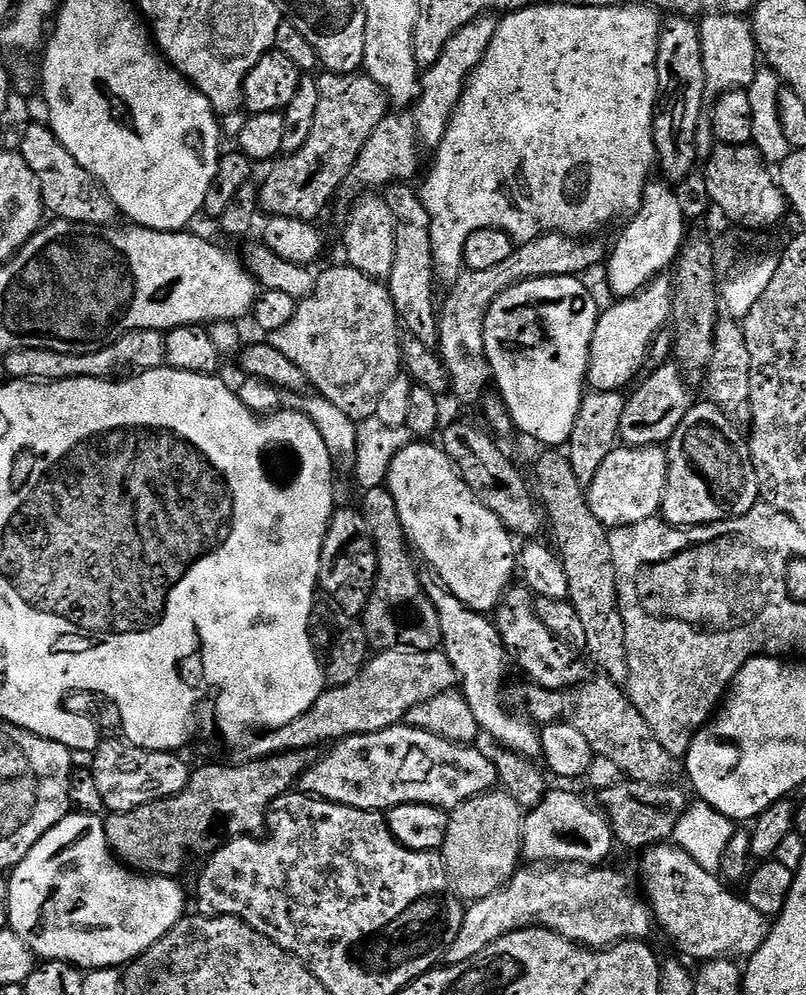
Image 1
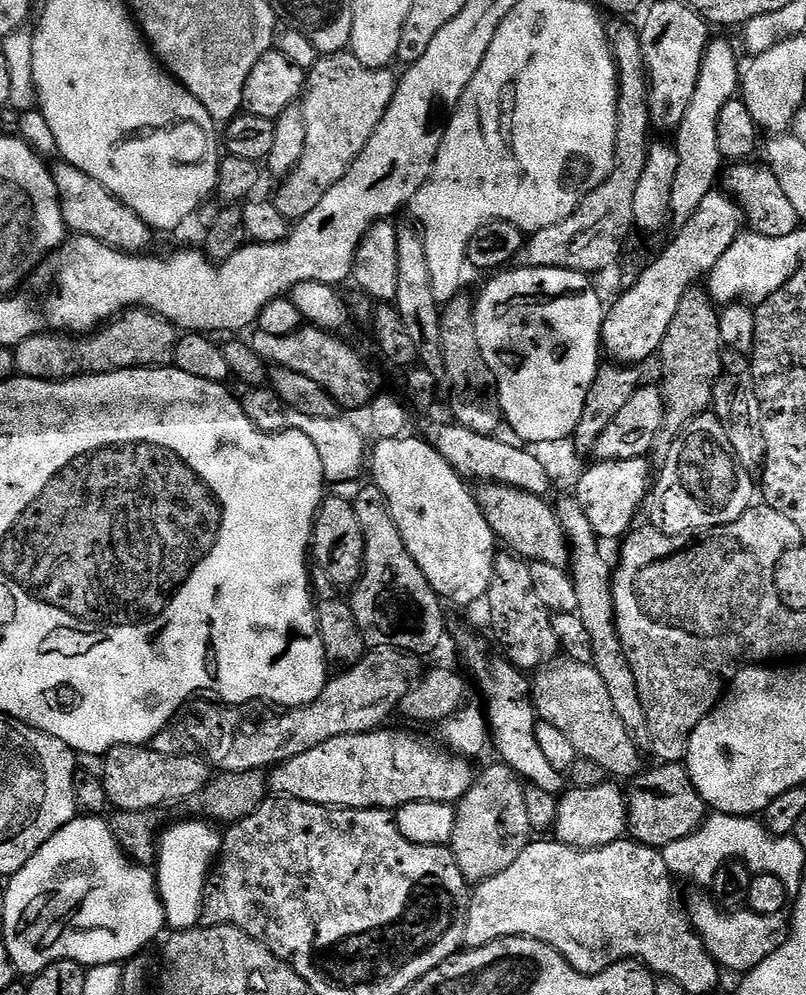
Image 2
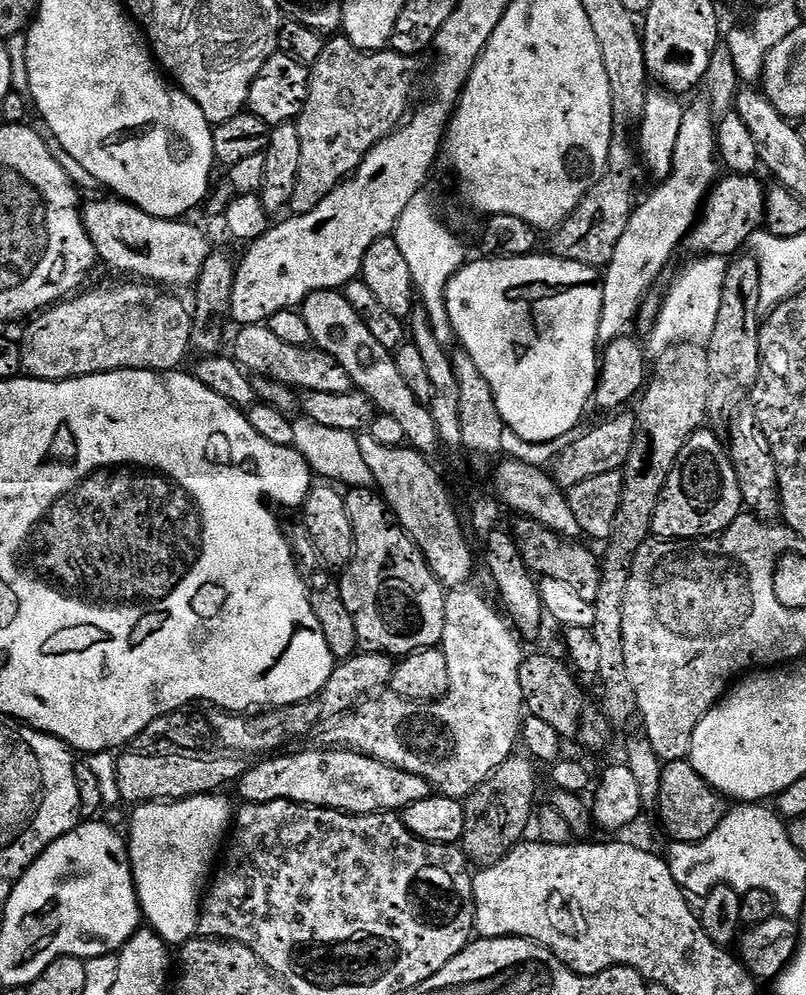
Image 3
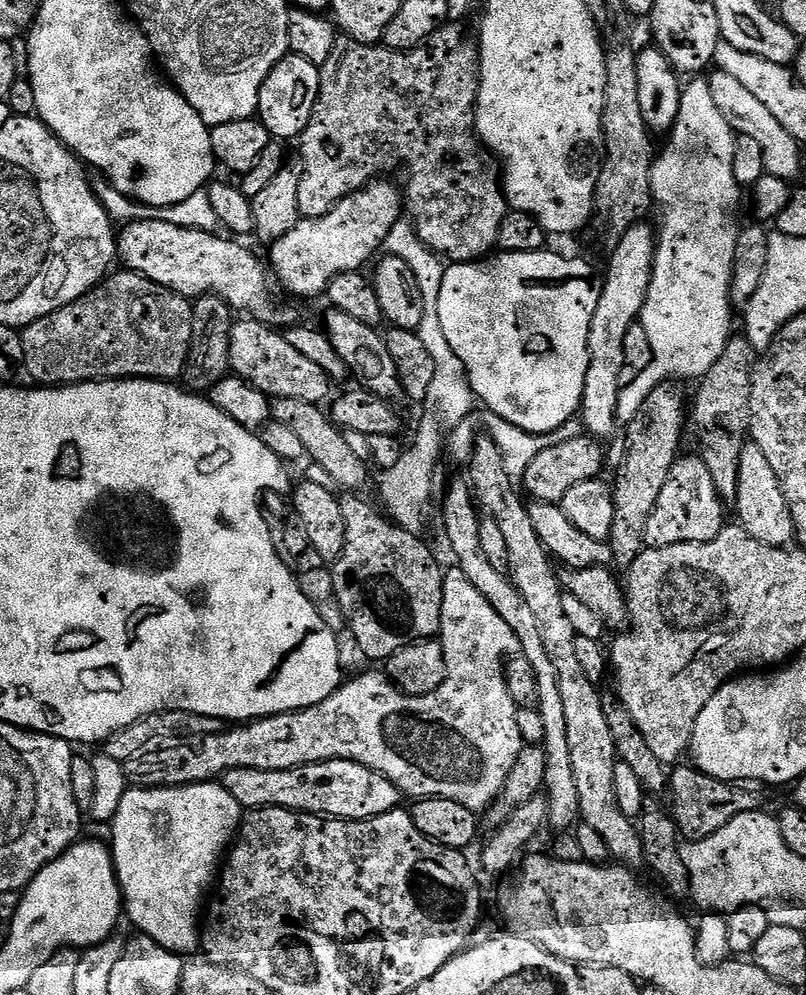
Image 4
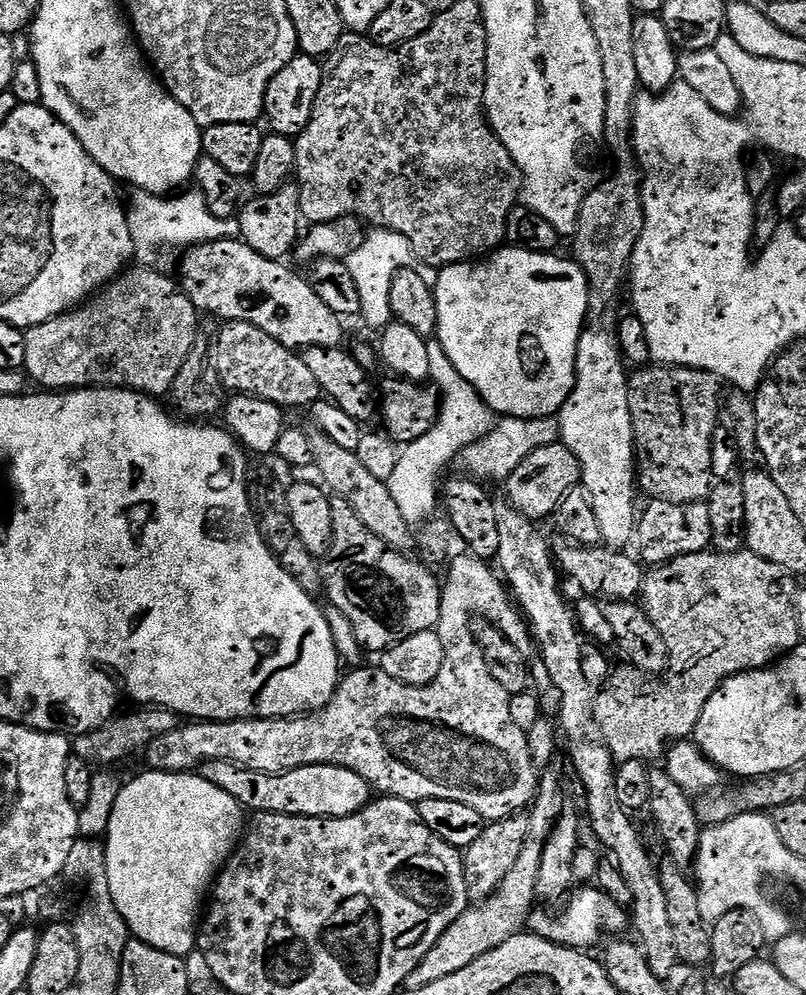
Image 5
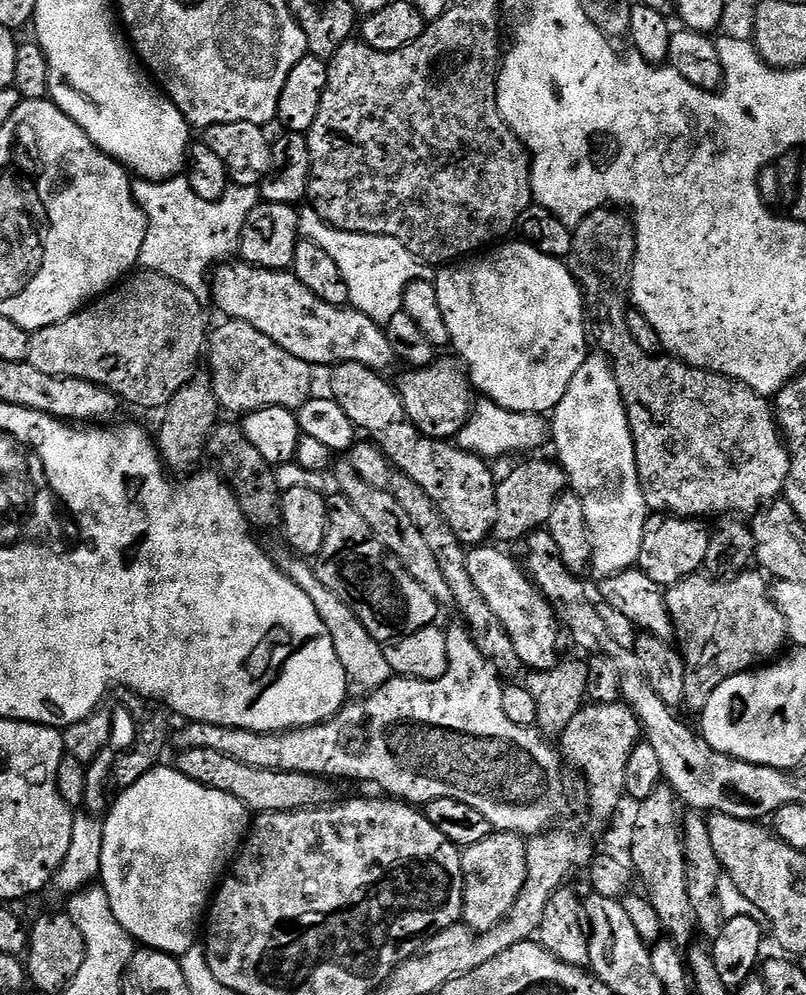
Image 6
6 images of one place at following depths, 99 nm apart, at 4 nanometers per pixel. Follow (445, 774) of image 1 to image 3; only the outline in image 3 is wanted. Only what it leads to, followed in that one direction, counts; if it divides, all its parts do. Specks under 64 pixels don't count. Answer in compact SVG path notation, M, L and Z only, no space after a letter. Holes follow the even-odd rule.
M328 750L332 752L300 752L297 756L276 754L271 758L261 759L253 766L245 767L238 782L241 801L244 804L265 804L279 800L292 800L295 804L308 804L312 808L335 808L338 812L363 814L365 812L382 812L385 810L403 810L422 798L433 795L434 789L422 778L406 770L384 764L373 756L364 756L361 752L351 750Z

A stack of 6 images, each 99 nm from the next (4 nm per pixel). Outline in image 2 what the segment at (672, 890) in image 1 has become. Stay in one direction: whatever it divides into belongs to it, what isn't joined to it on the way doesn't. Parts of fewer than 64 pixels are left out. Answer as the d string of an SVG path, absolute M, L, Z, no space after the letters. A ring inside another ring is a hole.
M707 895L704 896L698 897L692 905L687 905L686 915L706 946L706 950L716 959L716 963L720 965L721 969L728 971L729 968L732 972L747 974L751 968L759 969L766 962L766 958L770 958L774 954L774 950L780 948L786 936L786 920L783 915L763 916L747 910L724 911L715 900Z

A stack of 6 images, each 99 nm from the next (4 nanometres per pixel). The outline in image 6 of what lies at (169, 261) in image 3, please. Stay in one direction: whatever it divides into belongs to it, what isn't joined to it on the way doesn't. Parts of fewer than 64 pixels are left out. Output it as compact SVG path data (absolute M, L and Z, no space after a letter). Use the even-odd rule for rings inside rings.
M224 262L211 273L210 300L230 320L241 320L254 330L266 334L286 354L305 360L307 364L335 366L354 362L368 368L385 370L397 363L384 328L357 312L351 306L337 306L322 302L302 282L295 271L275 268L256 268L243 262Z

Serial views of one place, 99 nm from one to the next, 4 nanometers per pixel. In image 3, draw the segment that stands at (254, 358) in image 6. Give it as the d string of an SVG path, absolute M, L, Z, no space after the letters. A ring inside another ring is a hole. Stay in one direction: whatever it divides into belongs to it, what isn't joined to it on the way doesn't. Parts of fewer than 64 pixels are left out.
M267 323L246 324L239 331L240 333L236 336L234 359L245 372L277 380L304 392L342 394L353 391L350 374L346 374L346 370L336 363L333 356L320 351L319 348L290 346L290 342L282 342L282 338L274 335Z

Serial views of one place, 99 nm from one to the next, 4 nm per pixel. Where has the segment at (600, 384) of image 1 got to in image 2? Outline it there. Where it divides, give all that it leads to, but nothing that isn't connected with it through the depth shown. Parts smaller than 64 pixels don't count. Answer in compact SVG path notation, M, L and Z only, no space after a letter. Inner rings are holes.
M713 190L702 198L698 210L694 210L691 218L683 221L679 228L680 233L641 270L640 277L607 309L600 338L609 361L621 366L640 366L643 360L651 356L653 359L659 353L666 330L670 330L670 322L674 322L678 306L682 306L682 298L714 270L722 254L745 231L746 221L743 210L727 192Z

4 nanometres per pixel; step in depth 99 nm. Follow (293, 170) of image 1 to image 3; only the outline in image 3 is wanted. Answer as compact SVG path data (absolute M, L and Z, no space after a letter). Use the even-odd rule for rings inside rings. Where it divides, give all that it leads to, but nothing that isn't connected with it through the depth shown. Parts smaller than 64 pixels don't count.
M336 34L325 43L322 58L311 65L312 85L306 98L306 106L298 118L296 129L302 142L302 162L298 170L298 186L294 186L292 203L293 213L309 212L329 196L343 180L355 172L364 161L366 154L375 144L381 144L392 135L409 115L408 103L416 92L416 83L420 80L420 64L412 56L403 56L400 52L363 52L349 42L348 37Z

